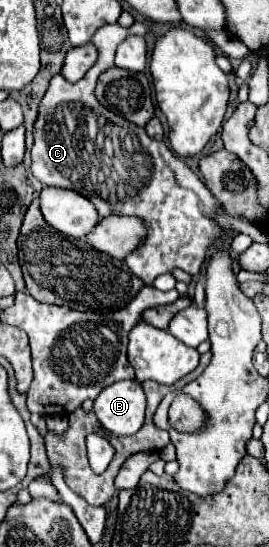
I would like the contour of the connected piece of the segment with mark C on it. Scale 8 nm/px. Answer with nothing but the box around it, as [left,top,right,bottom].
[32,22,240,284]

